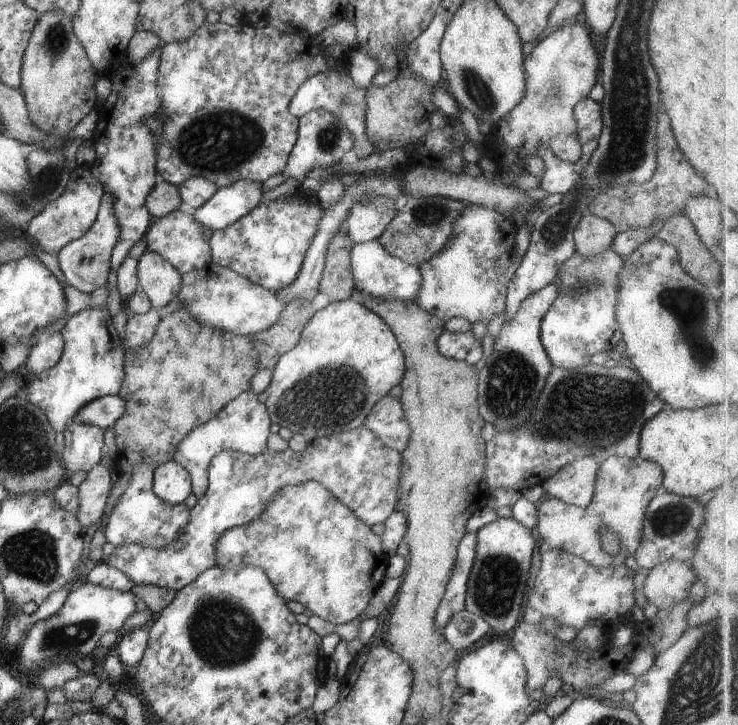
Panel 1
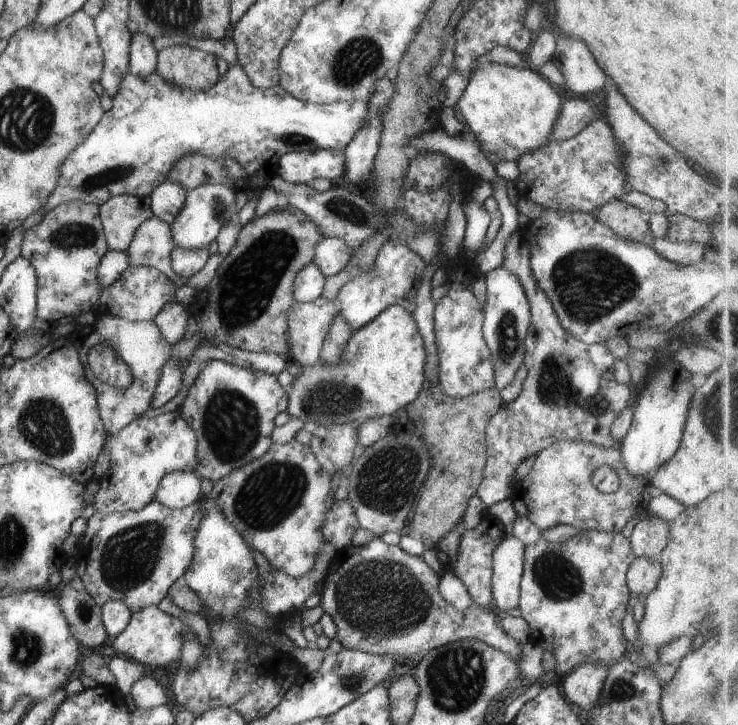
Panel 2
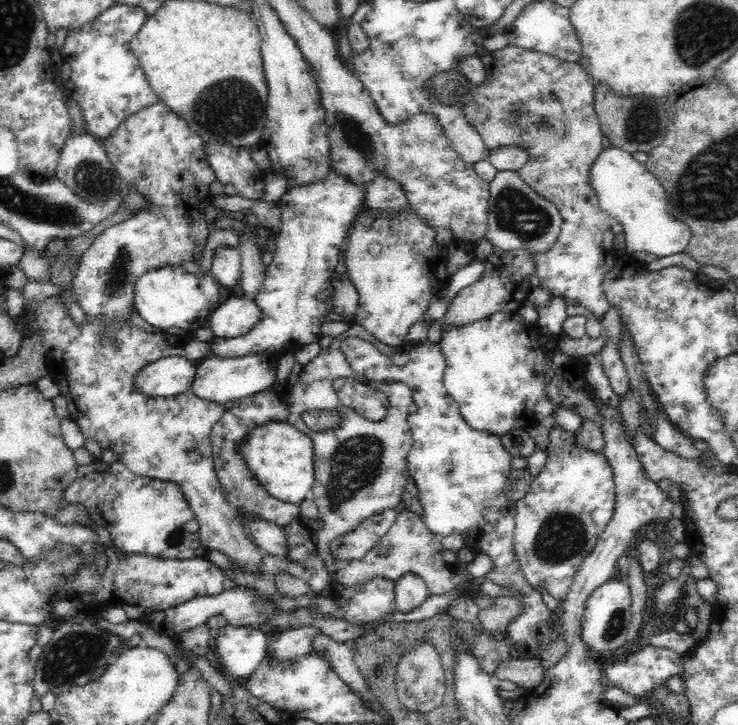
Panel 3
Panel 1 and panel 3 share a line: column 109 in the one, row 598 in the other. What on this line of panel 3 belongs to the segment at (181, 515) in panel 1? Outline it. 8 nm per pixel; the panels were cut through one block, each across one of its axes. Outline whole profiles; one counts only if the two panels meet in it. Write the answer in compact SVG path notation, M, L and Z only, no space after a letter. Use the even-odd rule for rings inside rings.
M358 337L345 338L341 350L354 372L364 381L404 382L412 389L412 400L418 409L408 416L413 443L408 451L407 463L409 476L418 487L418 499L424 509L421 518L435 535L444 537L464 533L464 547L475 555L484 552L490 556L495 566L492 572L485 575L488 582L520 593L517 599L525 607L506 628L504 635L508 636L518 657L539 658L538 651L544 650L555 639L554 624L558 615L557 611L547 608L541 592L524 579L514 555L517 510L503 492L513 469L510 466L513 456L504 448L500 436L490 431L472 429L463 419L457 402L448 394L443 381L447 364L440 344L426 340L411 346L410 360L403 367L386 362L372 343Z

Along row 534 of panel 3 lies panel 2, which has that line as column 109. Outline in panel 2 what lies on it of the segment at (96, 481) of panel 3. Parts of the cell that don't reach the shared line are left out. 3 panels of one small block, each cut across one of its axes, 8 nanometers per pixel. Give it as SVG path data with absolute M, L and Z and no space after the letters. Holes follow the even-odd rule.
M237 61L232 63L227 68L226 74L220 77L220 80L213 87L206 90L195 91L194 89L181 87L179 84L171 83L167 81L162 75L159 75L158 71L151 72L148 76L141 77L128 73L123 76L120 90L118 94L112 99L113 105L108 112L102 115L102 120L94 127L94 130L90 133L90 136L86 137L69 155L61 166L61 178L58 179L57 187L52 191L50 198L47 200L46 212L58 206L60 203L68 201L81 200L85 203L94 203L100 206L104 204L109 198L118 195L130 195L138 198L147 198L152 194L154 188L159 184L162 184L167 180L169 170L176 164L181 158L186 157L189 154L200 153L204 156L215 159L232 159L238 161L240 166L243 166L246 176L248 178L248 184L245 189L251 189L252 181L258 182L262 175L266 175L268 172L274 172L277 168L277 160L284 156L286 153L300 152L300 151L315 151L318 149L345 149L347 144L352 140L352 137L356 134L356 131L365 123L365 116L368 115L369 106L366 101L340 101L330 104L318 104L310 103L308 101L300 100L298 97L292 96L285 88L282 88L279 84L271 89L262 90L256 88L247 77L242 65Z

